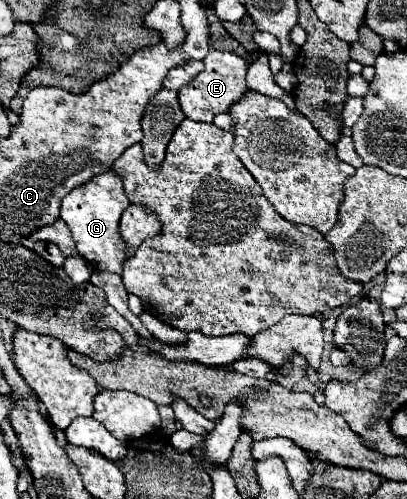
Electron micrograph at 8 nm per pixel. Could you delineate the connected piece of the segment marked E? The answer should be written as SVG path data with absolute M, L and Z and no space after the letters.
M212 49L204 59L204 71L198 73L190 85L186 85L178 91L178 101L180 101L180 107L186 113L186 117L192 121L208 123L214 119L214 115L226 113L230 109L230 105L234 105L234 103L238 103L238 99L246 97L246 93L252 91L246 85L248 67L250 65L246 59L242 59L234 53L228 53L228 51Z

